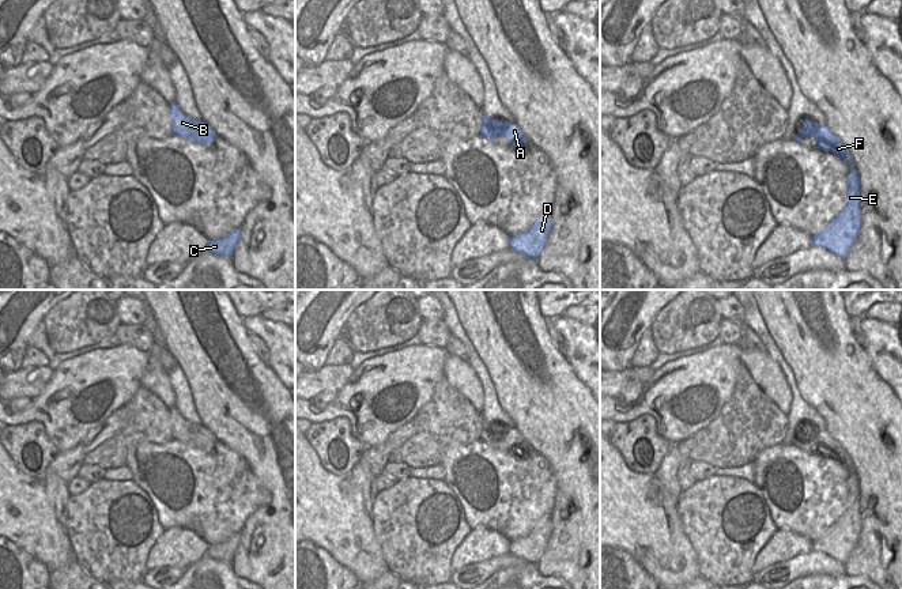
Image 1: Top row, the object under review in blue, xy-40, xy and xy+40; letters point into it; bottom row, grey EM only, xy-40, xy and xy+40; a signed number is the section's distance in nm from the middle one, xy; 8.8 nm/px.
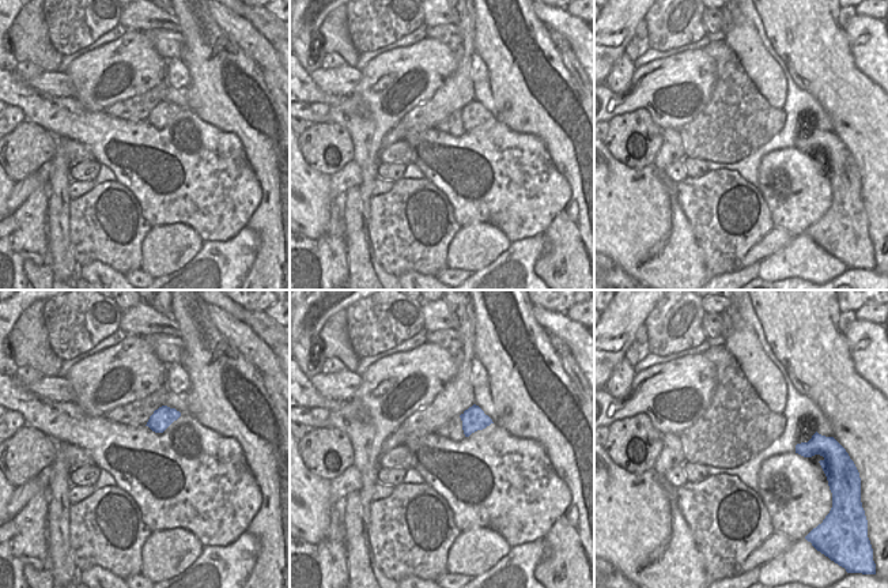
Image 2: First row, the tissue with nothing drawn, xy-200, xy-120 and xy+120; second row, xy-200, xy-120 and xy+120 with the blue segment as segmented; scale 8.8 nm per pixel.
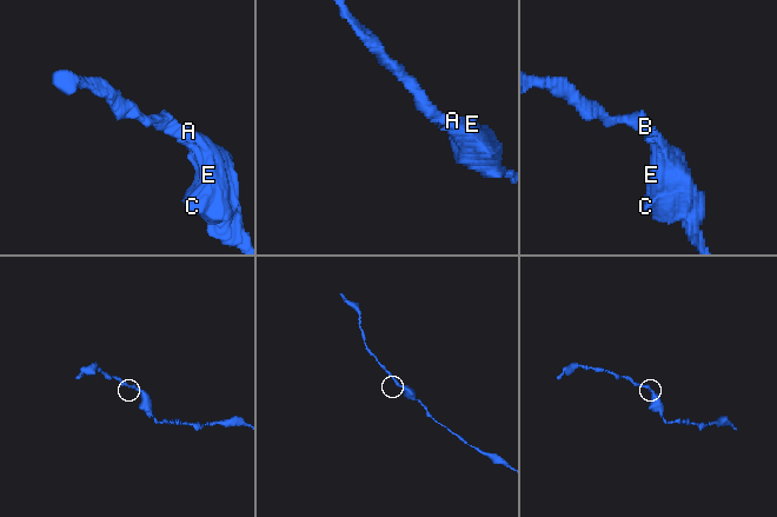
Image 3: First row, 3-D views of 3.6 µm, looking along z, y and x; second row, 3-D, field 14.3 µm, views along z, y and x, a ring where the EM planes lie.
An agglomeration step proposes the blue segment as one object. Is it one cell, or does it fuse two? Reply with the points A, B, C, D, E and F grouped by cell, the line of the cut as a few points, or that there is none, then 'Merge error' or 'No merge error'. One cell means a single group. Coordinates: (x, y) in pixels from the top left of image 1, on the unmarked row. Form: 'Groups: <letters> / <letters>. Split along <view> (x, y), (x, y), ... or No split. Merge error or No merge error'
Groups: A B C D E F. No split. No merge error

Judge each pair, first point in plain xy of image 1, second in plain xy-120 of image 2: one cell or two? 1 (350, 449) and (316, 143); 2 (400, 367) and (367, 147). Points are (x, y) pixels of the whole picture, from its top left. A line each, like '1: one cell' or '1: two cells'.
1: one cell
2: one cell

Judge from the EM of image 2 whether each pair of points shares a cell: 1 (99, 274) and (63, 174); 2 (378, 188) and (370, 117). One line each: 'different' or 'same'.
1: different
2: different

